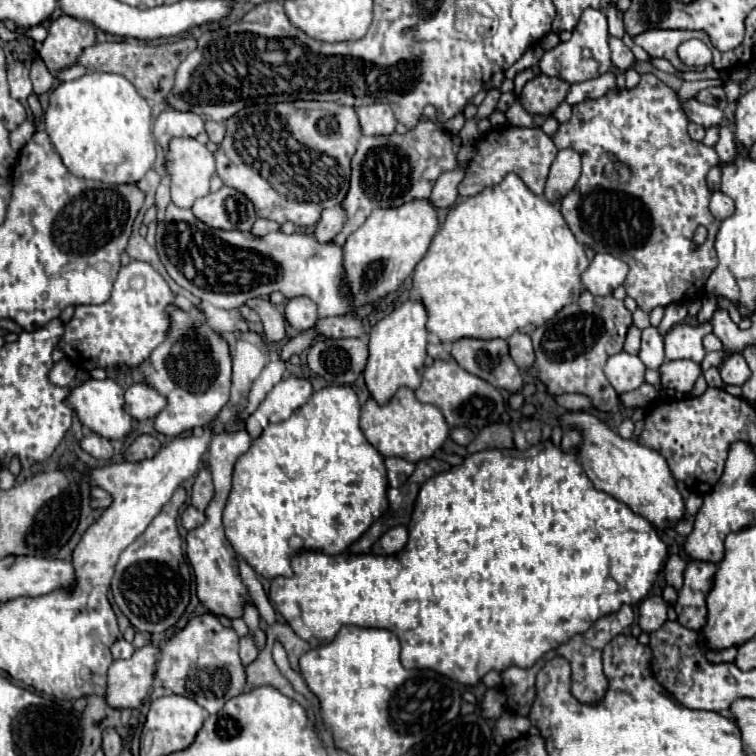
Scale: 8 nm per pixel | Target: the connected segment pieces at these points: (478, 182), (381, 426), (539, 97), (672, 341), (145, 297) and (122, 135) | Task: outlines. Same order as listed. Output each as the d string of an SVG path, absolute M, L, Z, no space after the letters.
M501 127L499 131L493 131L491 135L483 135L475 145L475 157L467 161L465 165L465 177L459 183L457 191L461 197L475 195L483 189L483 185L495 185L499 183L507 173L519 175L525 185L537 193L543 195L543 187L549 175L549 167L555 161L557 149L549 135L545 135L541 129L529 129L529 127Z
M401 387L385 405L379 405L373 397L367 399L361 407L361 431L383 457L403 457L417 463L431 457L443 445L449 435L449 425L437 407L417 401L409 387Z
M537 73L531 81L525 83L521 97L519 97L519 103L529 113L551 115L551 111L565 99L567 89L569 89L567 81Z
M679 323L671 327L665 335L665 357L667 359L691 359L695 363L701 363L705 357L705 349L701 345L701 339L711 333L712 325L689 325Z
M131 261L127 267L121 267L111 299L103 305L79 305L75 307L73 319L67 323L65 333L59 341L59 349L65 353L65 357L81 369L91 371L93 367L101 369L113 369L119 371L121 367L139 367L145 363L151 355L151 351L165 341L169 327L171 327L171 317L167 307L175 303L175 293L169 289L167 281L145 261Z
M87 71L75 81L59 83L49 97L45 129L65 167L81 179L137 183L157 157L157 145L151 135L151 109L135 85L119 73Z

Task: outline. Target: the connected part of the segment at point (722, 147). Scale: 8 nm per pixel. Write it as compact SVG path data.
M721 127L721 133L719 133L719 143L715 145L715 151L719 155L719 161L721 165L731 165L735 163L737 159L737 145L735 145L735 135L733 135L733 129L729 127Z

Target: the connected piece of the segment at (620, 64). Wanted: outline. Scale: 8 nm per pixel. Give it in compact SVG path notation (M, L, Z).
M609 37L609 49L611 49L611 61L617 67L617 71L627 71L629 67L633 67L635 57L633 53L625 47L625 43L617 37Z

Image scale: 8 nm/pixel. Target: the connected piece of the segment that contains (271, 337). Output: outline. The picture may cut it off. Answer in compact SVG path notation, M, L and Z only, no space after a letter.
M249 299L245 305L261 315L267 343L279 343L285 337L285 317L275 309L275 305L271 305L267 299Z

